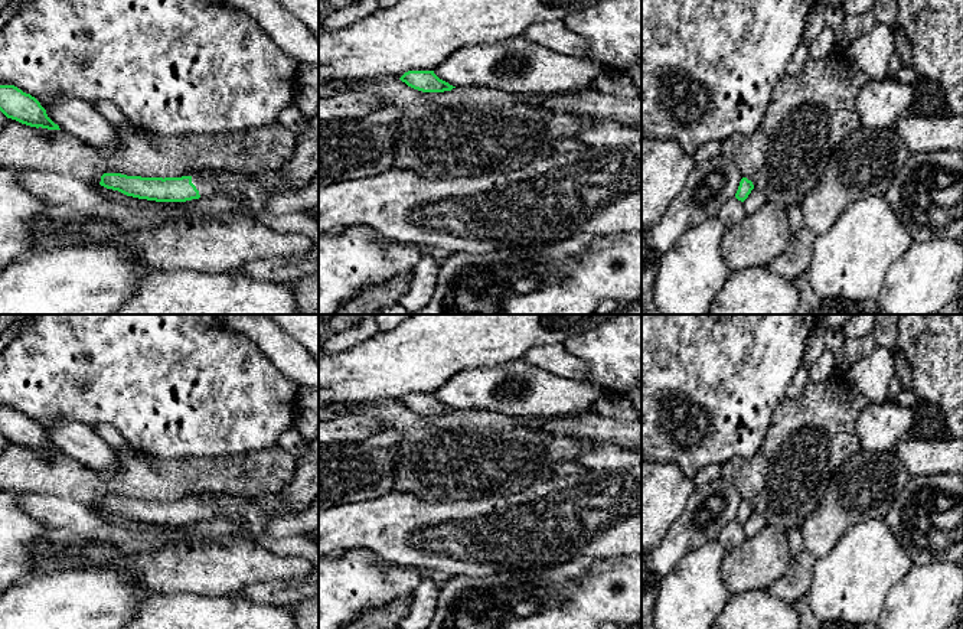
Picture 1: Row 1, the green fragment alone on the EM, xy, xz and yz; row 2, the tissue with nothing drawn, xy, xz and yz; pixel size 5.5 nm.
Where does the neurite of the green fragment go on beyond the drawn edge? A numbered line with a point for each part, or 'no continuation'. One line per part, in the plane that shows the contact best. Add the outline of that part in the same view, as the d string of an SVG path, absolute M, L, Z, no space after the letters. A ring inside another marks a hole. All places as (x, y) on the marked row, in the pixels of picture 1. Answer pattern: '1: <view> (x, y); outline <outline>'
1: xy (206, 188); outline M192 176L192 183L199 190L200 198L209 198L209 196L213 196L216 193L223 193L223 195L231 195L232 198L236 198L239 201L244 201L244 198L239 192L225 190L219 185L216 185L215 182L212 182L209 179L202 179L202 177L198 177L198 176Z

